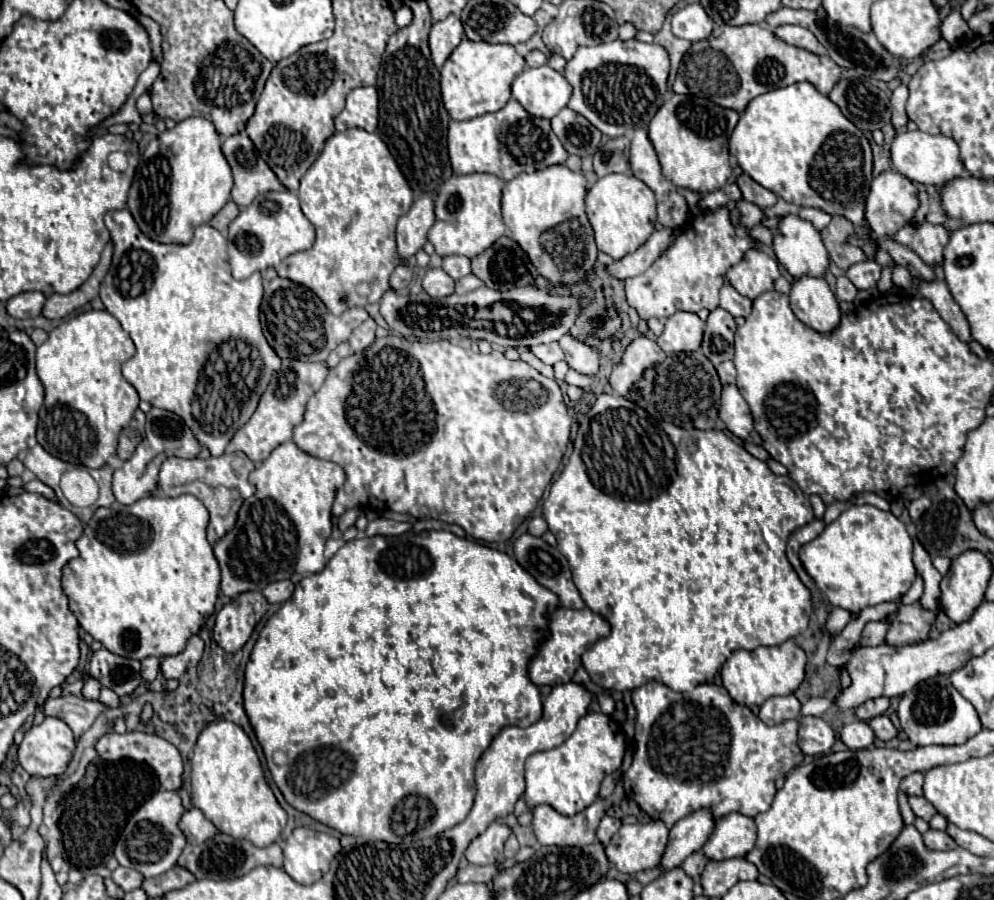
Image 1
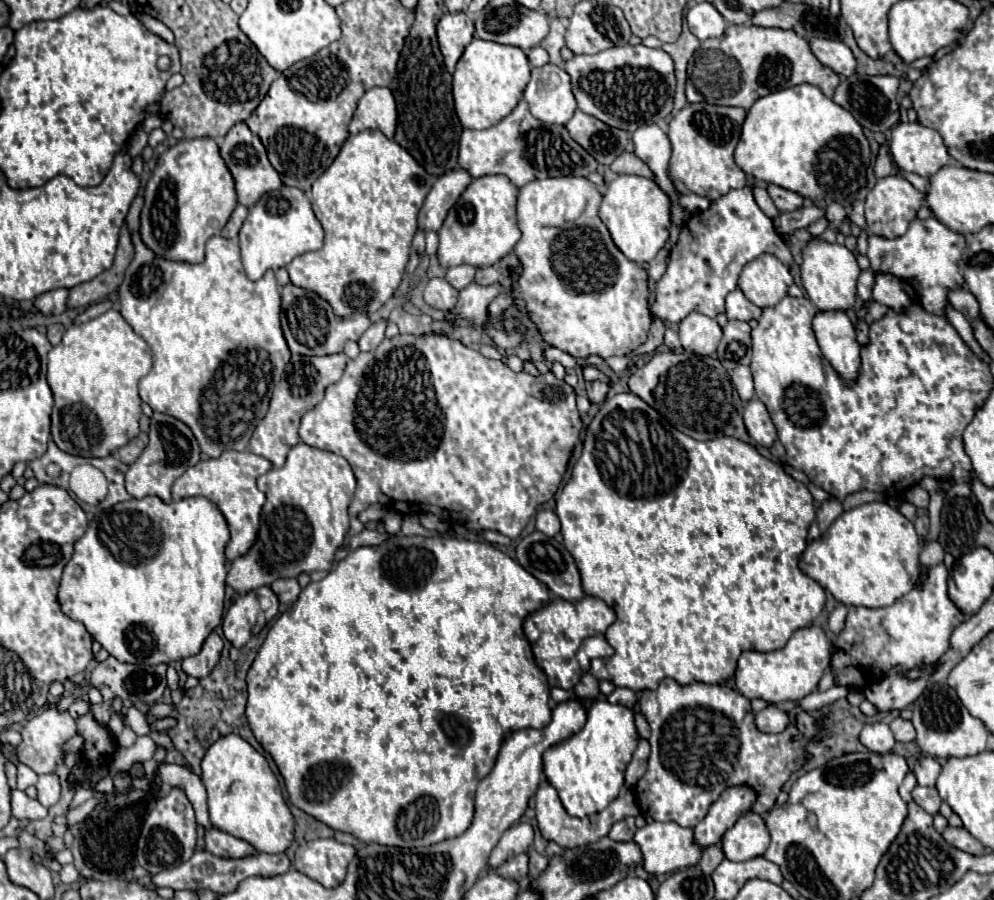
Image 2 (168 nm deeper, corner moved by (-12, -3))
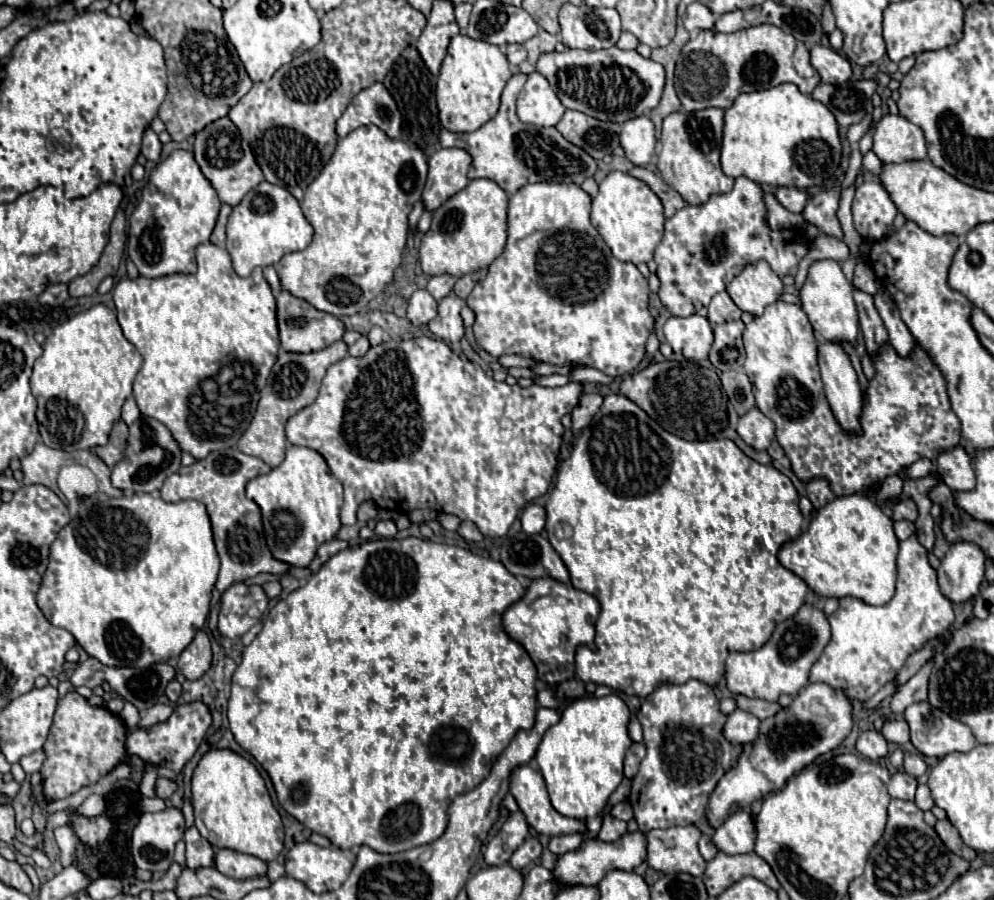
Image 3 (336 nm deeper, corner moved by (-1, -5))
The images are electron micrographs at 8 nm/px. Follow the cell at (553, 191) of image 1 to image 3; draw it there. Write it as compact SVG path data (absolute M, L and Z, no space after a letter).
M533 183L533 185L521 187L515 195L509 197L509 237L507 237L505 251L489 265L487 277L483 281L479 281L475 285L475 289L471 291L471 295L467 297L467 305L475 311L475 323L473 323L475 339L487 353L491 353L493 357L515 355L515 353L529 355L529 357L535 357L537 361L551 363L551 365L585 363L587 367L595 367L609 377L627 375L639 365L639 361L645 355L645 341L655 325L655 321L647 309L647 301L649 301L647 279L639 273L639 269L633 263L623 263L613 257L611 249L605 245L605 241L601 239L597 229L591 225L589 211L591 211L591 197L575 183Z

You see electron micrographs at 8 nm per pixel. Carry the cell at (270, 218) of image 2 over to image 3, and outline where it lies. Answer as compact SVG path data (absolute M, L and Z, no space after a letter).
M263 181L233 207L227 223L227 251L237 275L247 277L255 267L275 265L283 255L303 251L313 239L313 227L303 217L297 199L283 187Z

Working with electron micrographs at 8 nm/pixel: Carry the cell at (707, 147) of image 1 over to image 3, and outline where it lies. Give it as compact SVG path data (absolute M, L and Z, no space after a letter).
M703 109L703 111L677 111L663 119L661 131L661 151L657 157L657 169L663 181L673 187L689 205L701 205L715 193L729 193L733 189L733 179L721 169L721 139L723 139L723 109Z

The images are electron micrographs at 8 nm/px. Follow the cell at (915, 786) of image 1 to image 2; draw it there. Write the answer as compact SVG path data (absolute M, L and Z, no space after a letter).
M918 757L914 765L914 775L920 785L932 787L940 775L940 763L934 757Z

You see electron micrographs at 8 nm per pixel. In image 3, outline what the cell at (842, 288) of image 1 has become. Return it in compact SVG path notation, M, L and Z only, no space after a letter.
M859 261L855 265L855 273L853 273L853 287L863 291L863 293L869 293L869 295L875 295L877 289L879 289L879 281L873 273L873 269L869 267L869 263L865 261Z

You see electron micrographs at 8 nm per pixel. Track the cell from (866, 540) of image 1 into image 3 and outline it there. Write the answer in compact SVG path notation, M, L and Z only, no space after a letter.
M855 493L819 509L809 529L781 547L779 561L819 597L855 597L869 605L885 605L895 595L897 551L893 521L869 497Z

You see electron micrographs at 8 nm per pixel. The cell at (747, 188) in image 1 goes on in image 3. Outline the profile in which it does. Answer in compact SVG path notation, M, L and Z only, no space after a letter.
M779 187L775 191L775 197L791 213L801 213L803 207L805 207L805 203L807 203L807 193L799 191L799 189L793 189L793 187L791 189L789 187Z

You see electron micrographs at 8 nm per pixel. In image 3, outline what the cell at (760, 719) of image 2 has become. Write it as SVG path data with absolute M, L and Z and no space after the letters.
M735 709L727 717L723 733L731 743L753 743L759 735L759 727L761 727L761 719L749 715L747 711Z

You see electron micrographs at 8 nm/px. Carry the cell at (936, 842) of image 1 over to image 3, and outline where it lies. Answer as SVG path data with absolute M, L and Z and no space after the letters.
M947 819L937 821L935 831L937 831L937 835L941 837L941 841L943 841L955 855L959 855L959 857L963 857L963 859L967 859L967 861L973 861L973 859L977 857L977 853L961 841L957 829L955 829Z

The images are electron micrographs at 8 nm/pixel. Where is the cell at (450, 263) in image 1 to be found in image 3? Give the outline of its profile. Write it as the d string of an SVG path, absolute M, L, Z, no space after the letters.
M435 275L435 277L429 279L429 283L427 283L425 289L439 301L439 299L443 299L443 297L447 297L447 295L453 293L455 281L457 279L453 275Z

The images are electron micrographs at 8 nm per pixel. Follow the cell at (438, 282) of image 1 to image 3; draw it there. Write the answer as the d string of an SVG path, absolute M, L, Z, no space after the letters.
M417 289L407 307L407 317L413 325L425 325L437 317L437 301L427 289Z

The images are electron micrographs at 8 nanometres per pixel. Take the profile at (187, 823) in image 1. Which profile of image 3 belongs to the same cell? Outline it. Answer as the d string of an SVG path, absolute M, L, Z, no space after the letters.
M219 849L215 853L215 869L233 879L249 879L267 873L265 861L233 849Z

